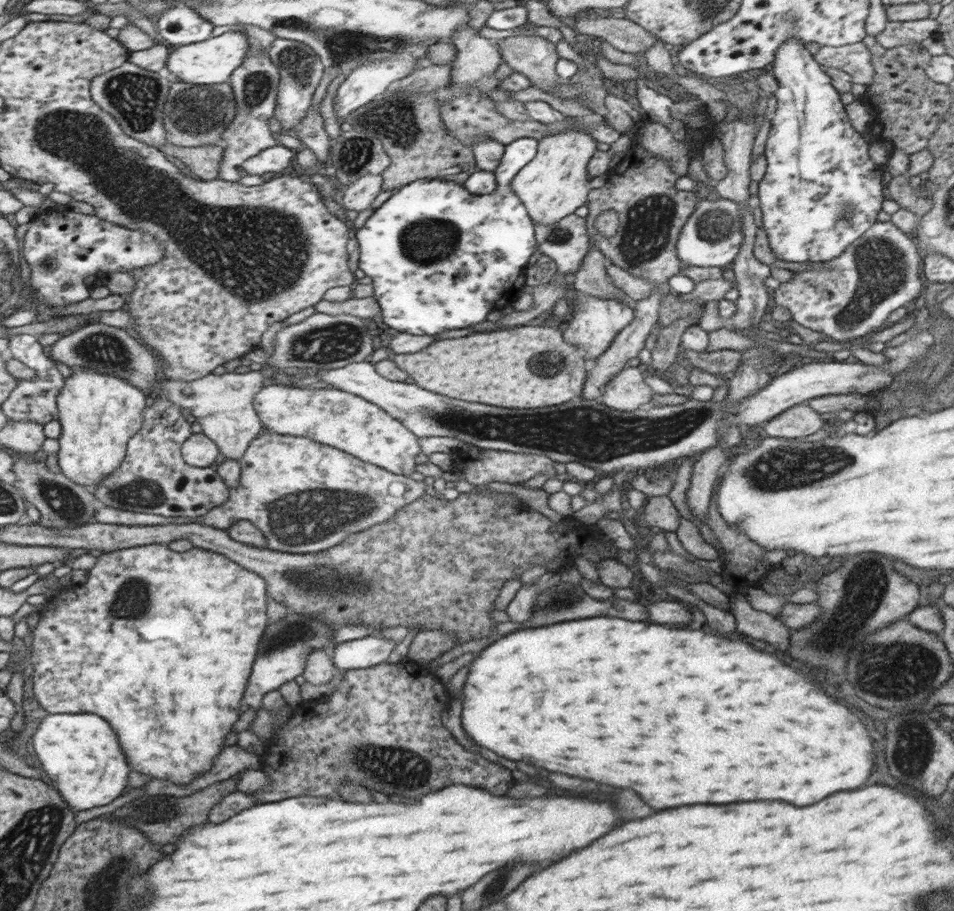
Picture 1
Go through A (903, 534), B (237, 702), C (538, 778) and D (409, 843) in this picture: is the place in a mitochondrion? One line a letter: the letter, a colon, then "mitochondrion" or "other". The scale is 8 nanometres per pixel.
A: other
B: other
C: other
D: other

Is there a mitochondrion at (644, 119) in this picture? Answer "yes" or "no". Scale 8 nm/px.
no

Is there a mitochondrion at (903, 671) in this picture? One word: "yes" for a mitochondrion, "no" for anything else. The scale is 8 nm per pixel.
yes

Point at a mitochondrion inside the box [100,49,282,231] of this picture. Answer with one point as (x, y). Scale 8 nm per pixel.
(258, 84)

